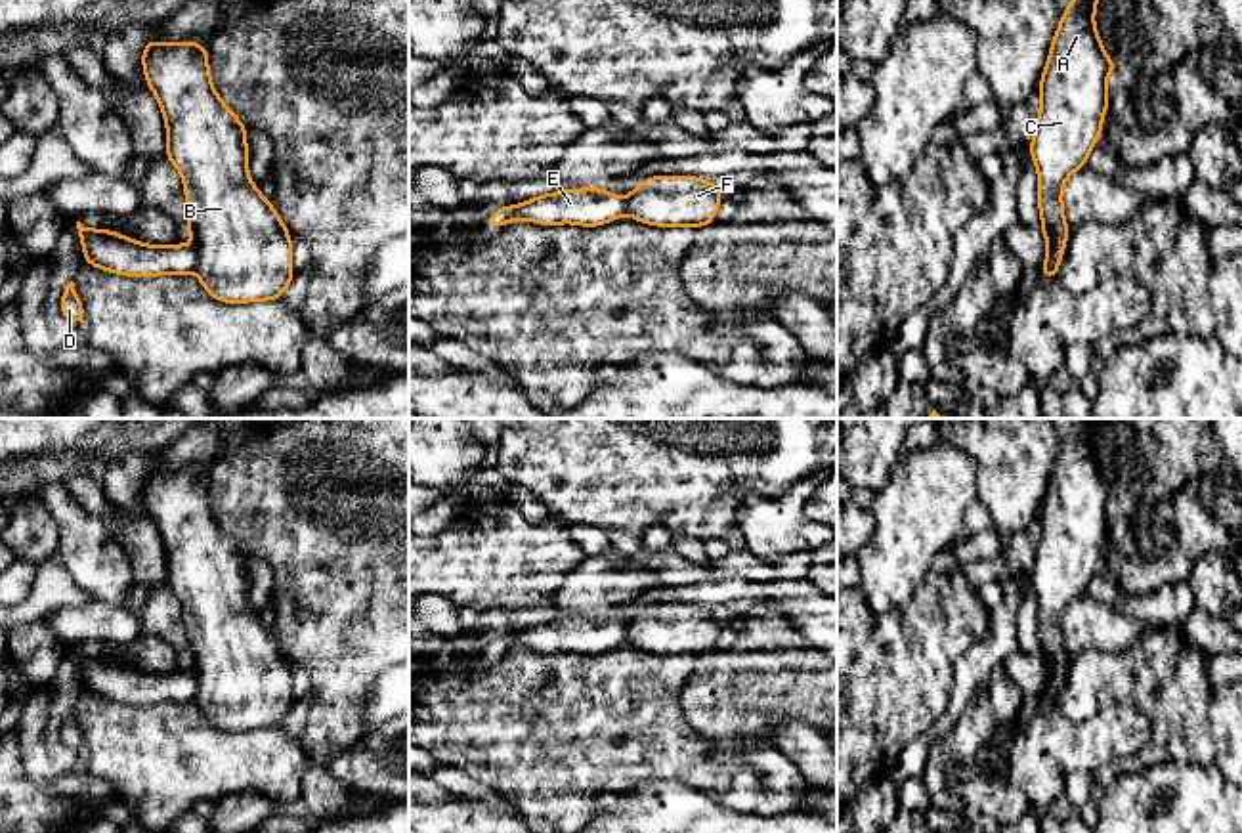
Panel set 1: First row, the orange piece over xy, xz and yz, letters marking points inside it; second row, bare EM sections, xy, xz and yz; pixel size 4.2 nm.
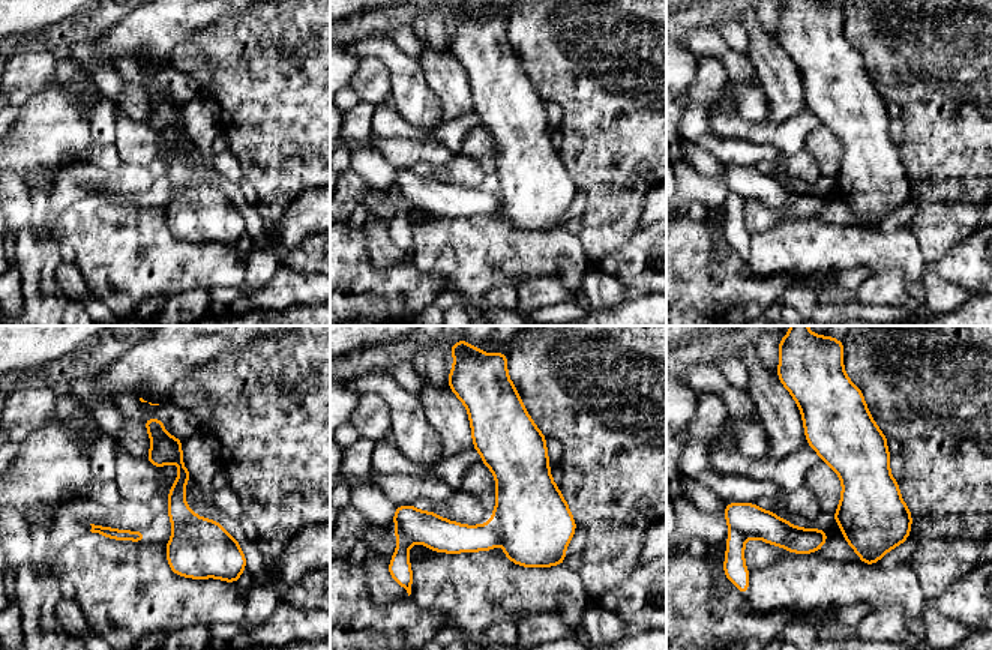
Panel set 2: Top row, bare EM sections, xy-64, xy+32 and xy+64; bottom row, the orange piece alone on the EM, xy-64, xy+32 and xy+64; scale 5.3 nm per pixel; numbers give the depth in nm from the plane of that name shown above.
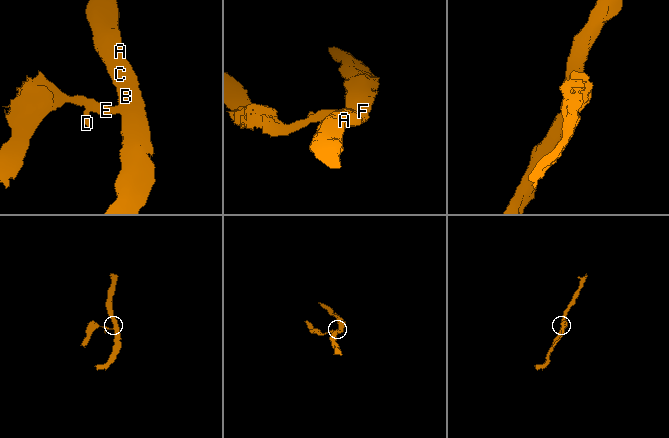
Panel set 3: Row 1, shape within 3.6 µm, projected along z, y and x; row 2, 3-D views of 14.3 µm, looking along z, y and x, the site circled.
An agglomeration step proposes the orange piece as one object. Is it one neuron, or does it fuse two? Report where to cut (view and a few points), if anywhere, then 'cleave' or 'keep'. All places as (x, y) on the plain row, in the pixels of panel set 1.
cut xy (192, 677), (195, 698); cleave

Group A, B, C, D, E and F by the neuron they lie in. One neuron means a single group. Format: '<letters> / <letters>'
A B C F / D E

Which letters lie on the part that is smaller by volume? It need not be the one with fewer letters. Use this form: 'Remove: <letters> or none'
Remove: D, E

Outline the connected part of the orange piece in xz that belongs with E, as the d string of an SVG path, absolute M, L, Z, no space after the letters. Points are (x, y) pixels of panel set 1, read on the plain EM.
M600 615L564 617L539 623L520 632L501 634L485 650L493 655L512 648L529 648L541 653L575 651L596 655L625 642L625 627Z

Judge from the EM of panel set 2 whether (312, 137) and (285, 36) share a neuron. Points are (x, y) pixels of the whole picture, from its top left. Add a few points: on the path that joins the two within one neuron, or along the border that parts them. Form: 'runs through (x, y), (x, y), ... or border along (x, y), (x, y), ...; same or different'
runs through (311, 111), (311, 62); same

